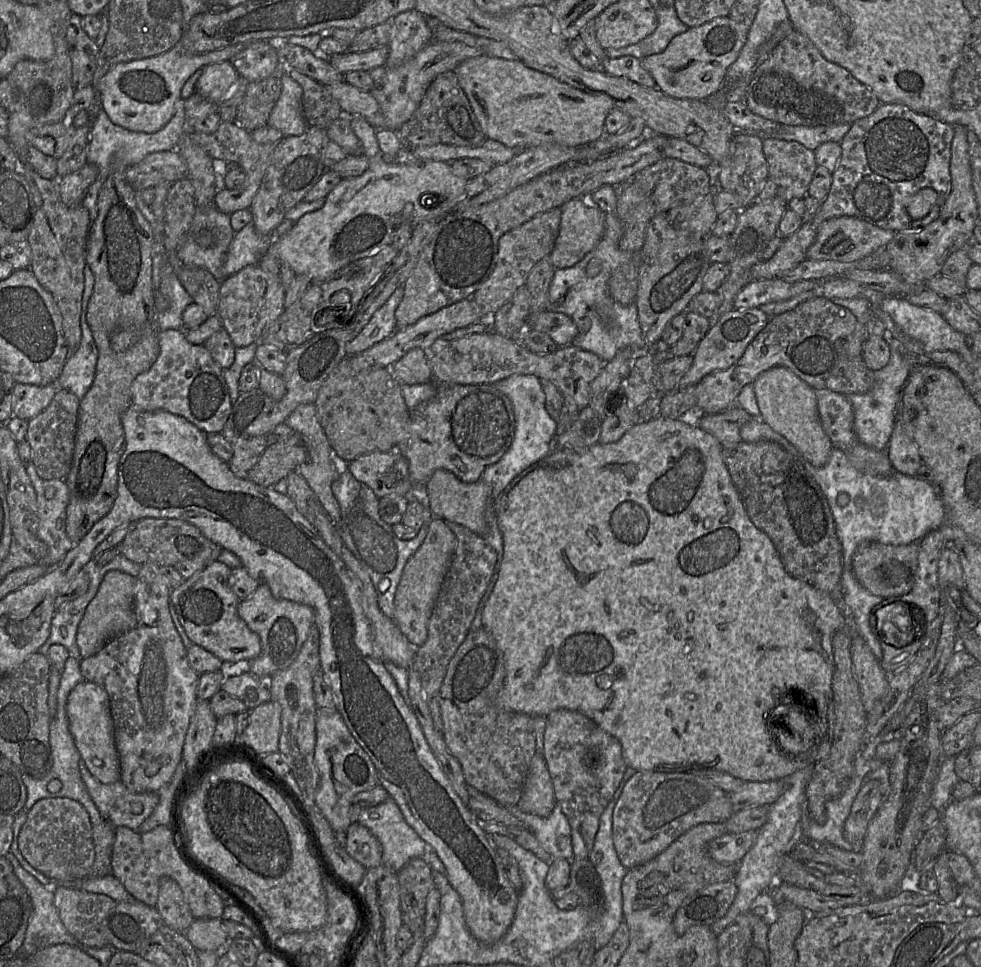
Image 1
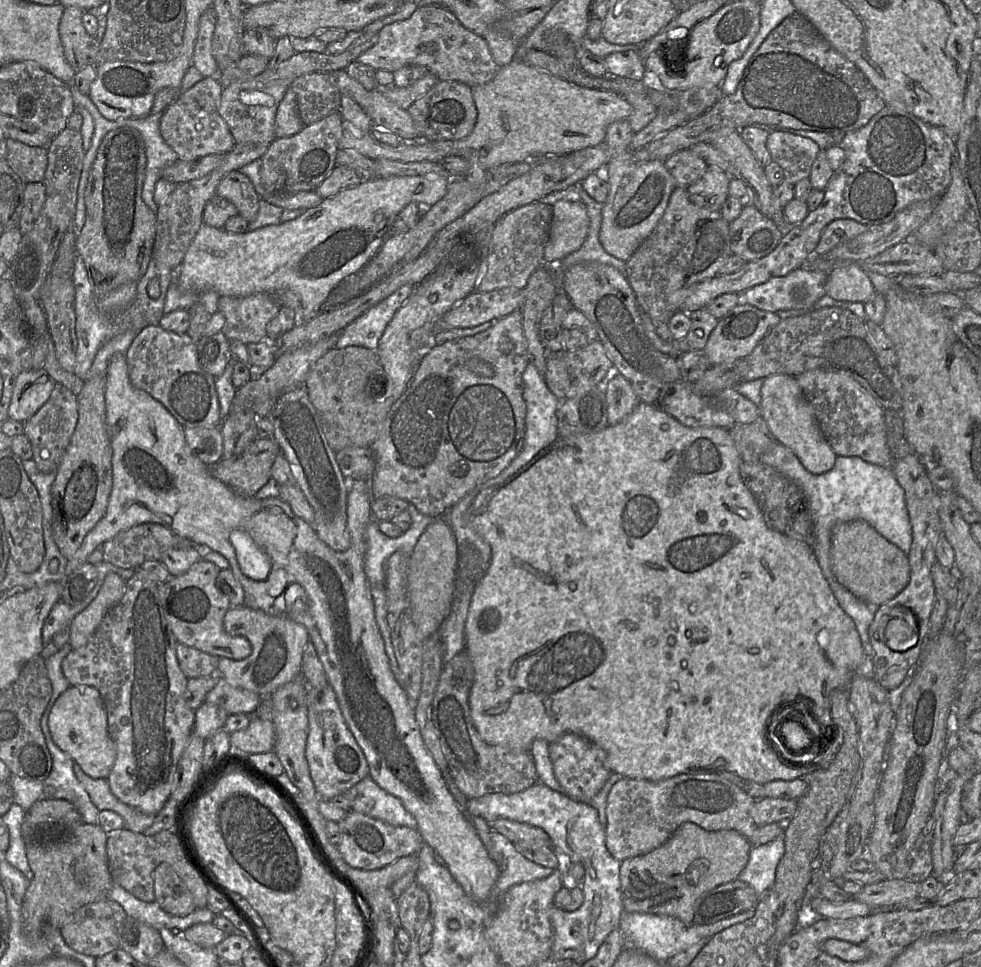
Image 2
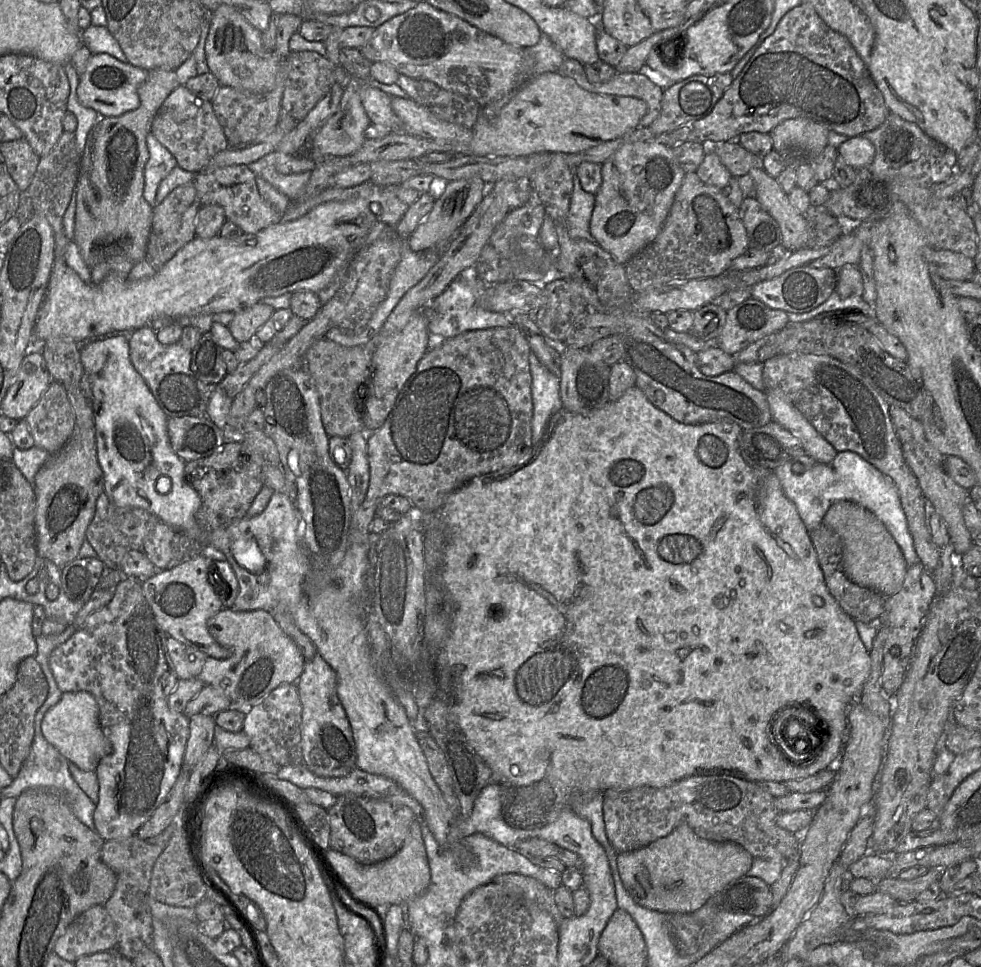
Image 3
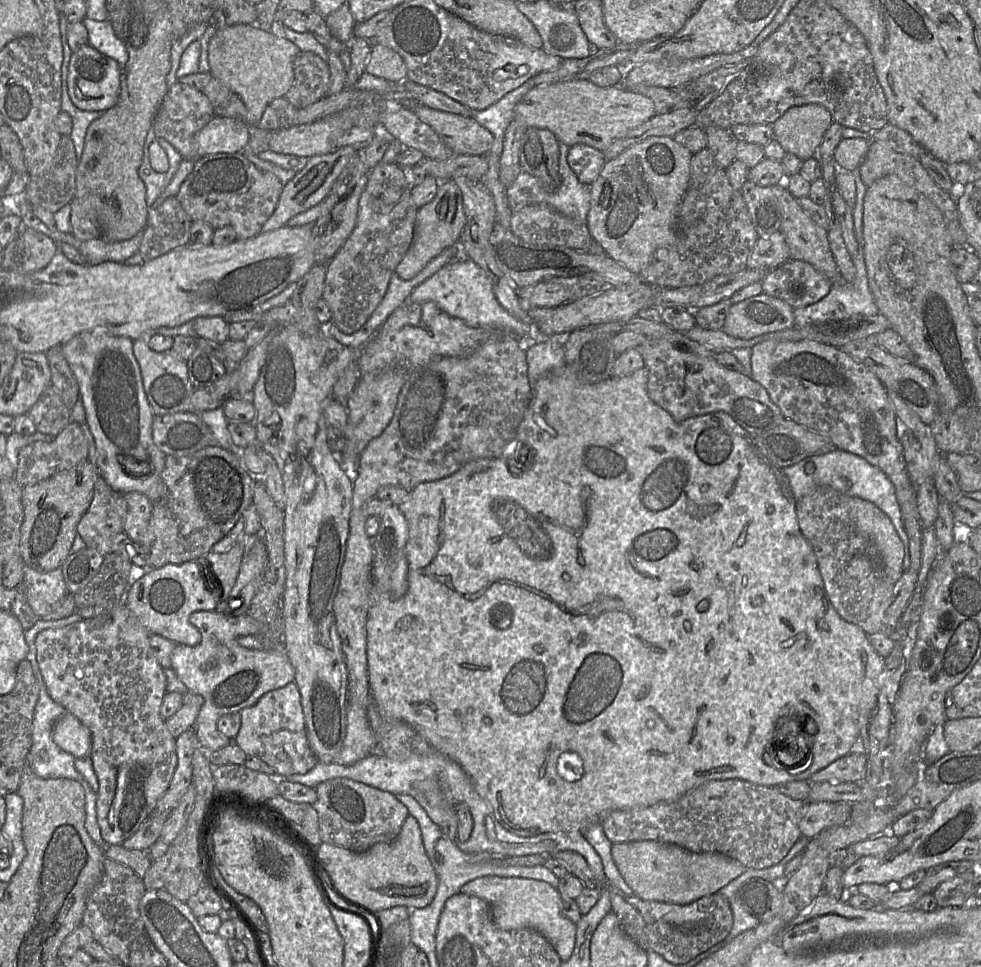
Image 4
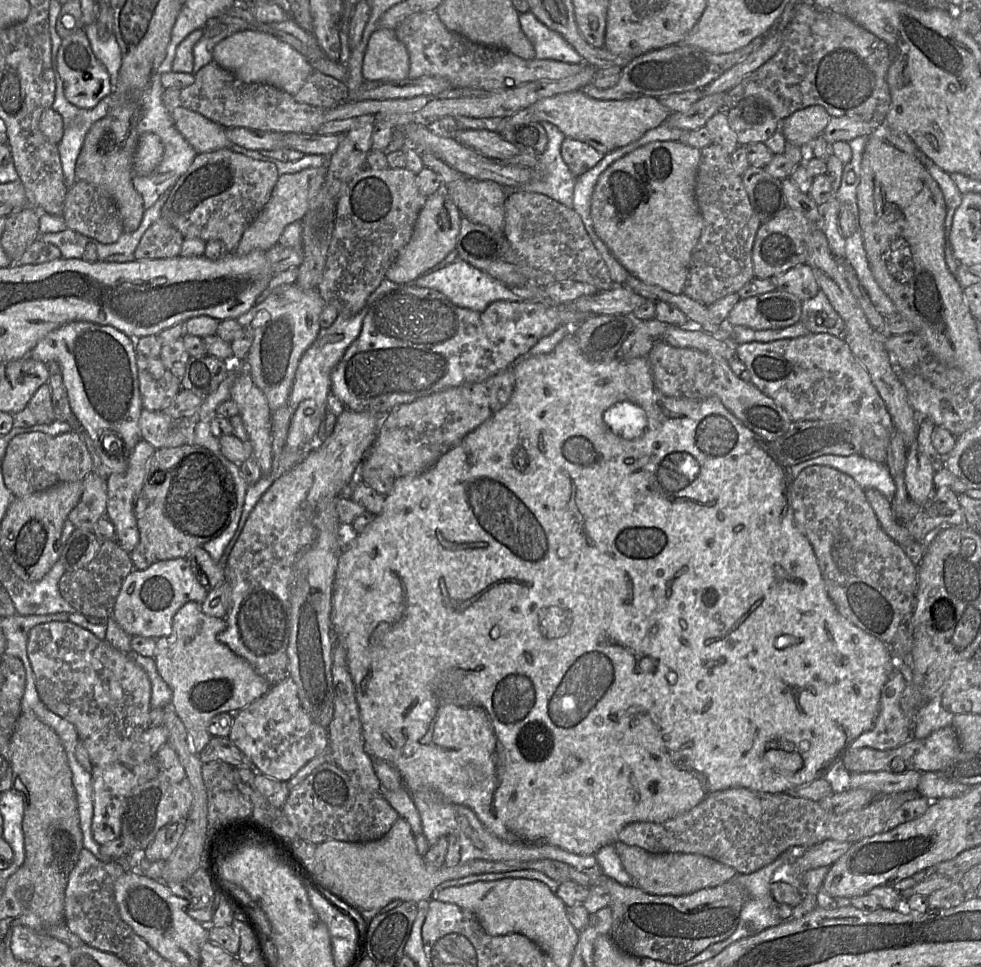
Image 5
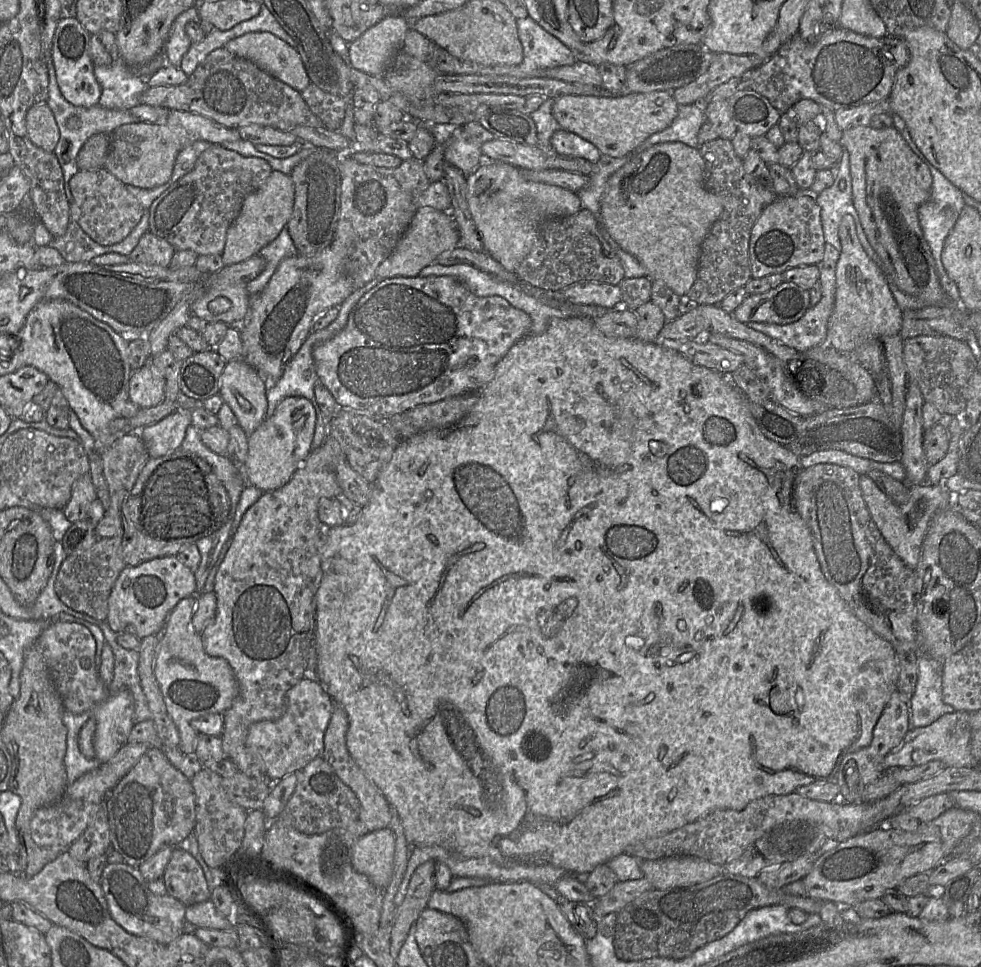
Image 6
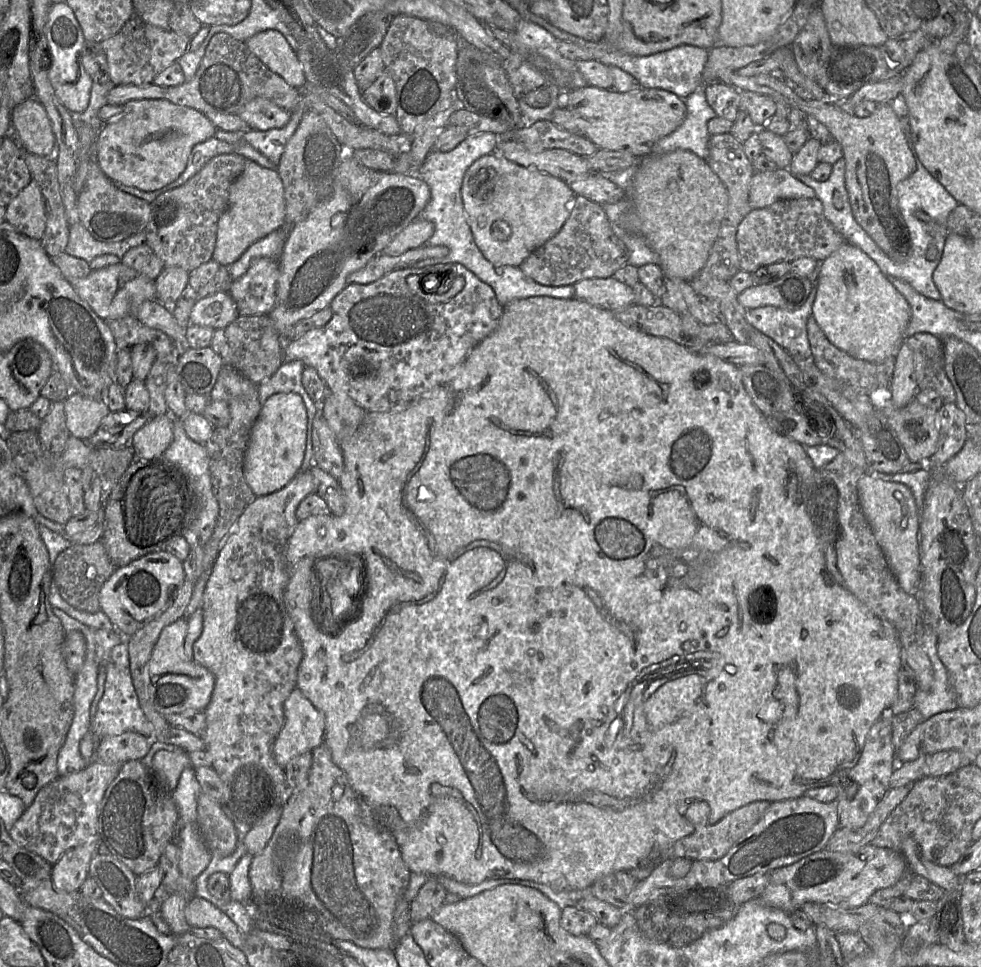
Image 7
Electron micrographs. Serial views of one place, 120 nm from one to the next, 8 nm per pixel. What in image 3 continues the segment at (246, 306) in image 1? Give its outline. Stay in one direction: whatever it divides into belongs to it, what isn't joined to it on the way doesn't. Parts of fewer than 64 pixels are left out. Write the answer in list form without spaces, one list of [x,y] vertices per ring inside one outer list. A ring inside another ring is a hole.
[[[263,302],[235,313],[228,328],[238,343],[253,340],[256,332],[267,322],[275,309]]]

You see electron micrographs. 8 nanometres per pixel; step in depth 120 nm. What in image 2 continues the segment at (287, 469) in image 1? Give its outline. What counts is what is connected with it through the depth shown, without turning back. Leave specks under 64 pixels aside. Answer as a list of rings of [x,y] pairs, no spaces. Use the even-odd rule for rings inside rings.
[[[258,437],[240,455],[221,459],[208,469],[236,493],[252,497],[271,479],[271,467],[280,453],[273,437]]]

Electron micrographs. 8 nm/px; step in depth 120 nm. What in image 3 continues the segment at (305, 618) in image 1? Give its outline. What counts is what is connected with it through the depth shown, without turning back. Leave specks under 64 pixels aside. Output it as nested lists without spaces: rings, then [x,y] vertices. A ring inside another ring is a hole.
[[[222,609],[207,621],[214,639],[232,651],[229,658],[208,657],[199,675],[205,685],[221,688],[231,701],[230,709],[246,710],[262,701],[272,690],[298,681],[305,659],[296,643],[287,636],[266,610]]]

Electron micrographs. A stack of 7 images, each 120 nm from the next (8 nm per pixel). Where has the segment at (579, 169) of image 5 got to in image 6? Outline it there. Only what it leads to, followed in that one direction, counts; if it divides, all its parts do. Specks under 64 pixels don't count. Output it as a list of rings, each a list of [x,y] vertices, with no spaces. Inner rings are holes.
[[[562,128],[552,135],[551,145],[557,154],[580,157],[592,163],[597,163],[602,156],[594,144]]]

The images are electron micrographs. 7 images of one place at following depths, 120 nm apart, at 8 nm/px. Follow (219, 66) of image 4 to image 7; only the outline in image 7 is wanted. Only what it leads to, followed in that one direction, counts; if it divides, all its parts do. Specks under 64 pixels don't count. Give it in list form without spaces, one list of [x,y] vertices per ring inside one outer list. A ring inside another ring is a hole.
[[[265,30],[244,42],[270,70],[289,85],[302,88],[307,80],[297,54],[277,30]]]

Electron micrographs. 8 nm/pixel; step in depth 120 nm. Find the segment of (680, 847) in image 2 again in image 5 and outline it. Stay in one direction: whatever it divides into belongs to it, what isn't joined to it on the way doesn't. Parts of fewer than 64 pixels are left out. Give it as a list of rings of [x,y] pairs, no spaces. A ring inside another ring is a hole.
[[[620,841],[614,843],[614,848],[624,869],[631,876],[632,883],[644,892],[653,895],[687,895],[723,884],[738,874],[734,868],[700,854],[653,854],[640,847],[629,846]]]

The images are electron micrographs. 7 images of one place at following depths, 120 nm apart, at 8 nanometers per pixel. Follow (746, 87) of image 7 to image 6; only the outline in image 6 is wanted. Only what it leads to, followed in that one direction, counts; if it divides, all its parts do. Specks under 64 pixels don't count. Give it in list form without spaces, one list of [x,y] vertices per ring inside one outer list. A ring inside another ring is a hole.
[[[859,126],[859,127],[847,129],[842,132],[841,140],[839,143],[841,144],[843,150],[849,153],[849,157],[850,157],[850,176],[851,176],[852,198],[853,198],[854,207],[859,215],[859,220],[866,234],[868,242],[870,243],[871,247],[874,249],[874,251],[877,253],[877,255],[880,258],[879,266],[881,267],[886,278],[901,291],[920,299],[926,304],[929,304],[929,306],[936,306],[936,305],[958,306],[957,303],[953,303],[948,300],[945,292],[941,287],[940,280],[935,269],[934,258],[931,254],[930,247],[923,236],[923,232],[920,226],[918,209],[925,202],[929,200],[931,195],[931,187],[933,183],[931,173],[927,168],[927,166],[911,150],[911,148],[904,140],[900,132],[894,126],[884,129],[874,129],[871,126]]]

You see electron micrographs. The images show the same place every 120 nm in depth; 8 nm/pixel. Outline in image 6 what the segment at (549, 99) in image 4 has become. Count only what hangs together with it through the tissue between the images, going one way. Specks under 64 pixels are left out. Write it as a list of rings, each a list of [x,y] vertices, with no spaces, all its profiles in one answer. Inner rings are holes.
[[[653,91],[627,95],[561,95],[554,100],[552,114],[562,129],[594,144],[602,155],[623,157],[651,135],[668,128],[676,119],[680,105],[672,93]]]

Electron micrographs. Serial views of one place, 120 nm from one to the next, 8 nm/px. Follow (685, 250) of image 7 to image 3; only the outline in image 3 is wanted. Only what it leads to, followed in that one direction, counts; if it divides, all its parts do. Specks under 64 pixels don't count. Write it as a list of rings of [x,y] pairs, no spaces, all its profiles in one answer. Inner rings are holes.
[[[662,139],[630,142],[620,146],[610,158],[602,163],[602,183],[595,194],[590,232],[596,243],[622,265],[625,265],[659,234],[686,175],[674,156],[673,147]]]

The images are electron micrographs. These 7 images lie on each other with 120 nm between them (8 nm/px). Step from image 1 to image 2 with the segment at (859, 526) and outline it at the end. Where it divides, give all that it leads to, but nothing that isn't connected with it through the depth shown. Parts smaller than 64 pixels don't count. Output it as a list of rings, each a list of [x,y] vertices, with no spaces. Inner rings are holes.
[[[773,443],[760,456],[760,462],[774,468],[802,490],[813,521],[811,547],[835,599],[854,621],[863,649],[870,658],[873,648],[869,640],[868,629],[878,606],[857,598],[835,578],[830,562],[831,529],[837,522],[864,520],[908,555],[912,545],[912,527],[903,488],[895,478],[892,469],[866,462],[855,456],[837,456],[832,469],[822,474],[813,474],[801,464],[789,448],[781,443]]]

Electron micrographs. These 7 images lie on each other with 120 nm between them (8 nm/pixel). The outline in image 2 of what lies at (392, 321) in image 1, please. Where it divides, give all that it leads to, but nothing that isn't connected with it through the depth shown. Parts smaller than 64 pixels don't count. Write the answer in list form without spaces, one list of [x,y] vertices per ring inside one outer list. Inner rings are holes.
[[[407,284],[368,309],[340,332],[336,347],[360,346],[376,351],[379,340],[397,310],[406,302],[415,285]]]

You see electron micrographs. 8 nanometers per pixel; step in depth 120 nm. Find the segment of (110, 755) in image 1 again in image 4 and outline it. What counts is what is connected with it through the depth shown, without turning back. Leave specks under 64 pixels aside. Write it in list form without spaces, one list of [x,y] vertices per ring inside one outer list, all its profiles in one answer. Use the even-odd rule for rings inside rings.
[[[67,711],[55,723],[52,737],[62,750],[74,758],[84,758],[90,754],[92,737],[89,728]]]

